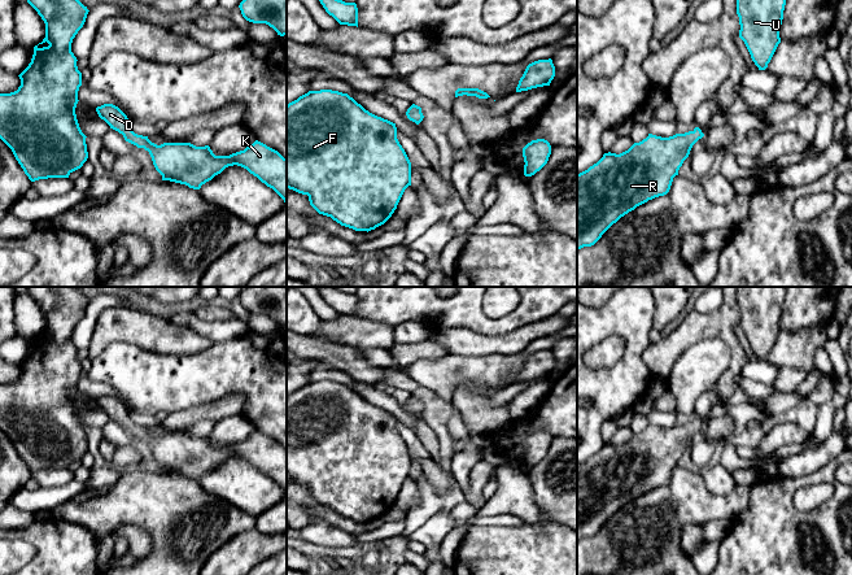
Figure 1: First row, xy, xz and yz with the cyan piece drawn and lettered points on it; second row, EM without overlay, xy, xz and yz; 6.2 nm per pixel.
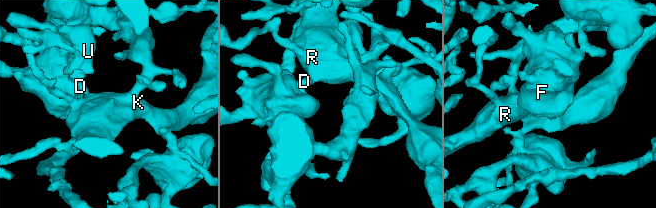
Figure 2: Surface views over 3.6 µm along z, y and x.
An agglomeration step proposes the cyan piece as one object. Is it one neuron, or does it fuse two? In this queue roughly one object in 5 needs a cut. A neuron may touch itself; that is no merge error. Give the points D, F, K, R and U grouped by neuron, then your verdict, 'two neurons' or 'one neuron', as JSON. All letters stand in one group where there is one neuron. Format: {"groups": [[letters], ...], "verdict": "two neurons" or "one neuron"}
{"groups": [["D", "F", "K", "R", "U"]], "verdict": "one neuron"}

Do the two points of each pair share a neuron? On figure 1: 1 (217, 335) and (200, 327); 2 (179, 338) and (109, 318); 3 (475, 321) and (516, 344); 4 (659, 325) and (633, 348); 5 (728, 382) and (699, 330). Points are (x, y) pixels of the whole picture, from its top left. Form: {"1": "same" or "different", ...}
{"1": "same", "2": "same", "3": "different", "4": "different", "5": "same"}

